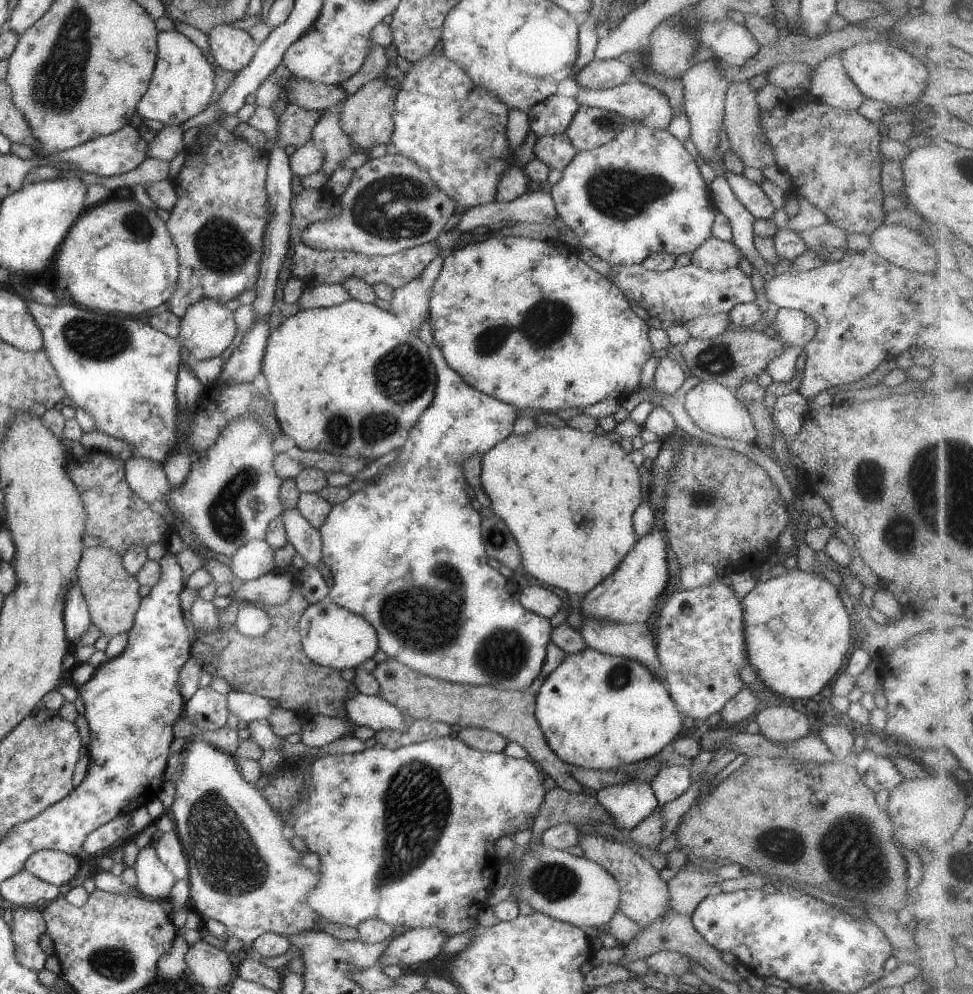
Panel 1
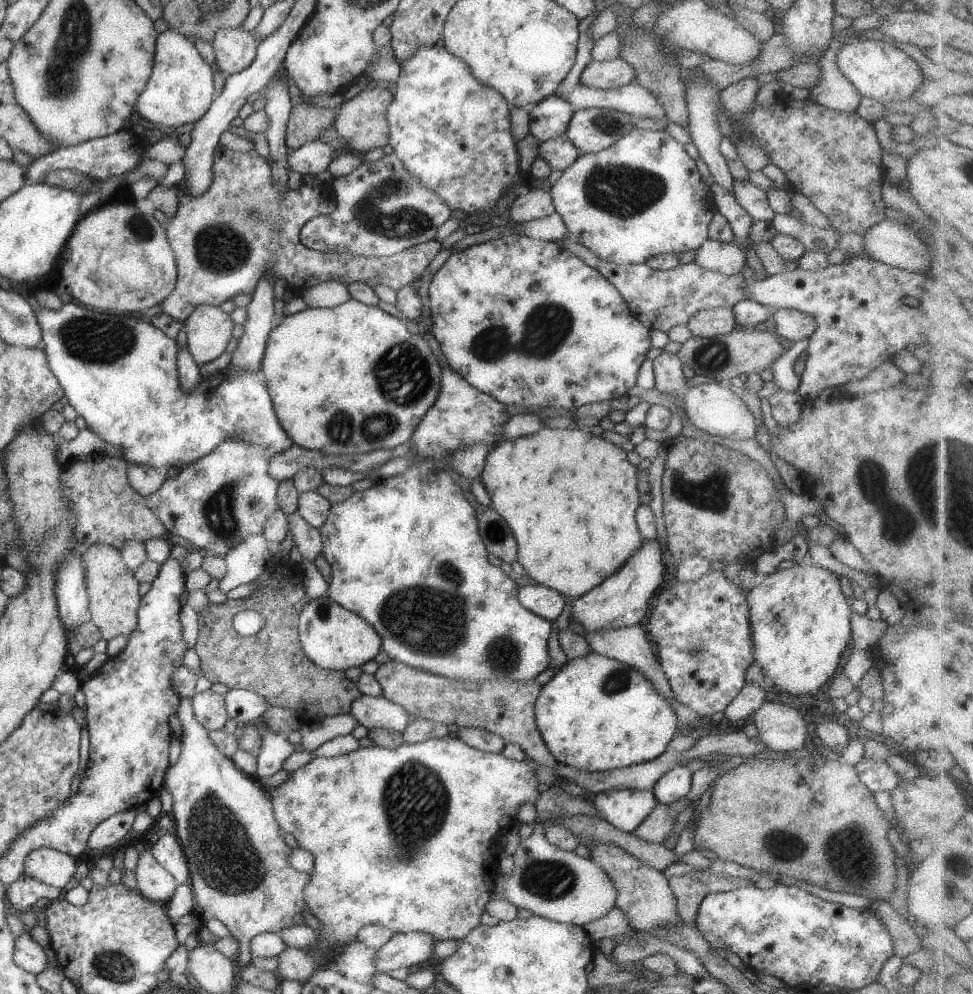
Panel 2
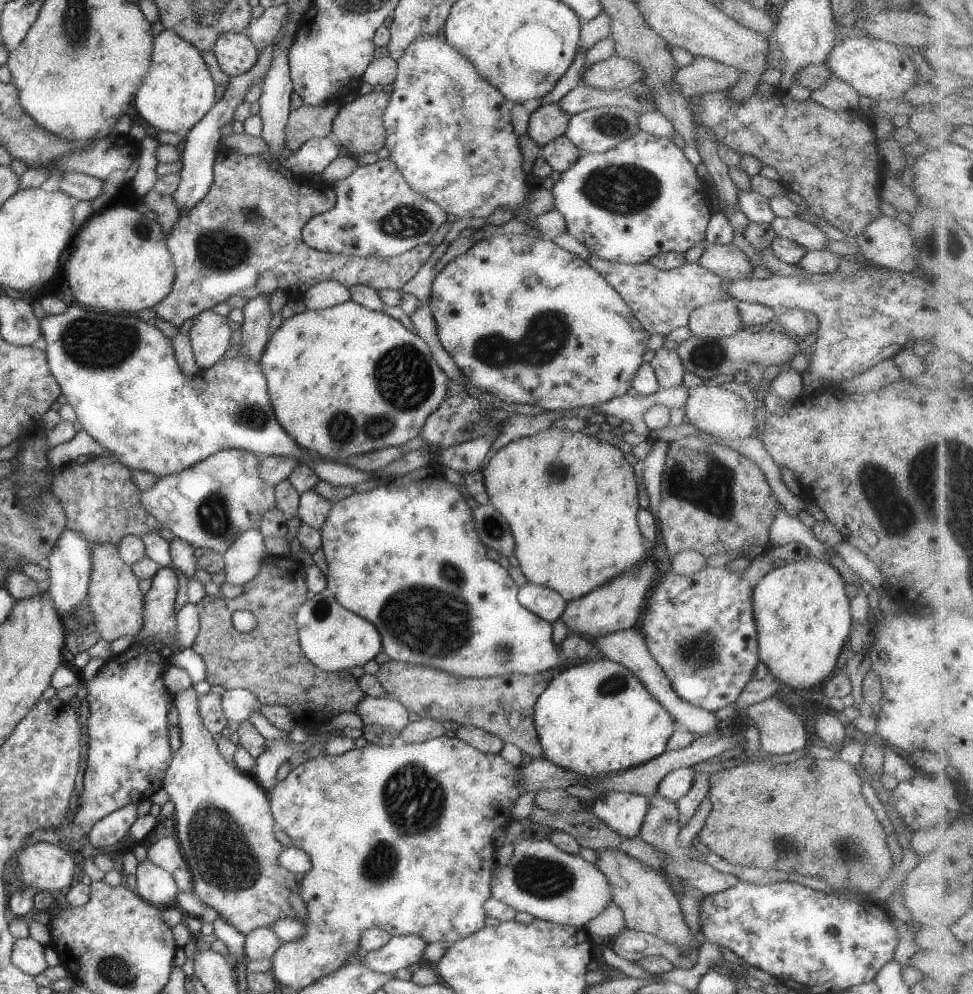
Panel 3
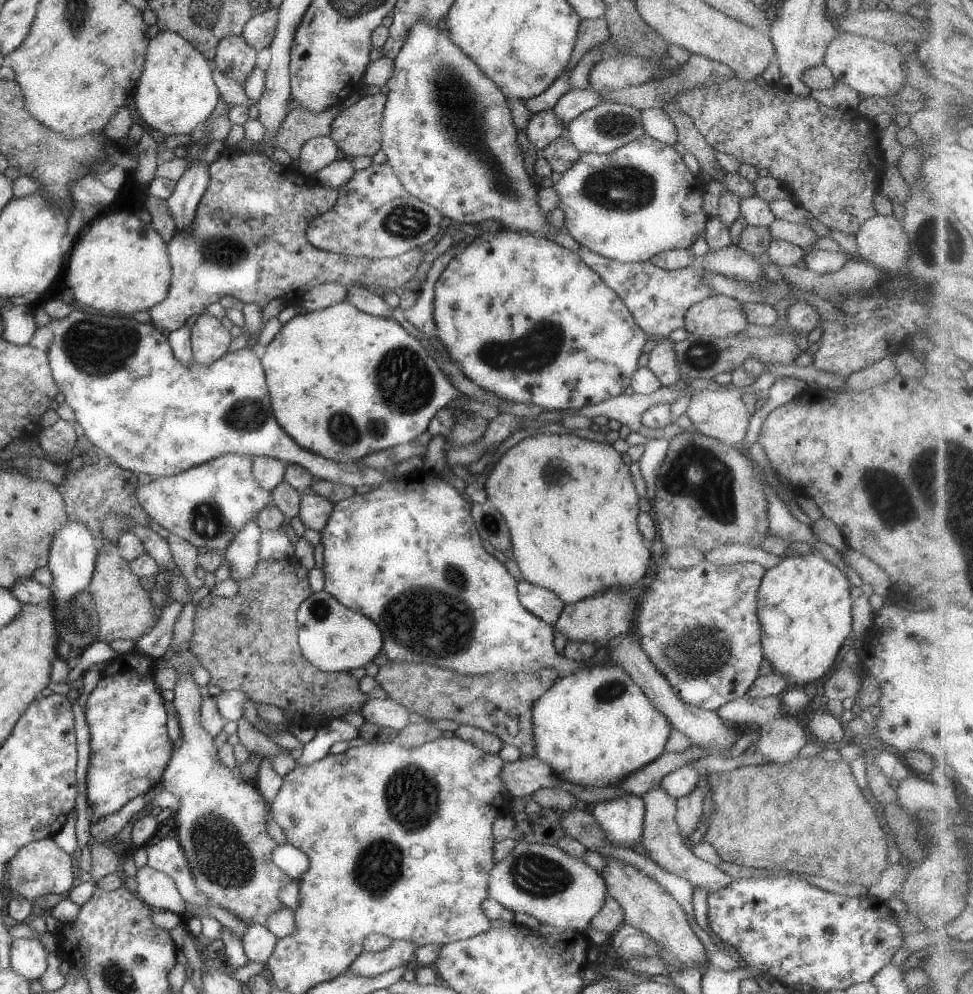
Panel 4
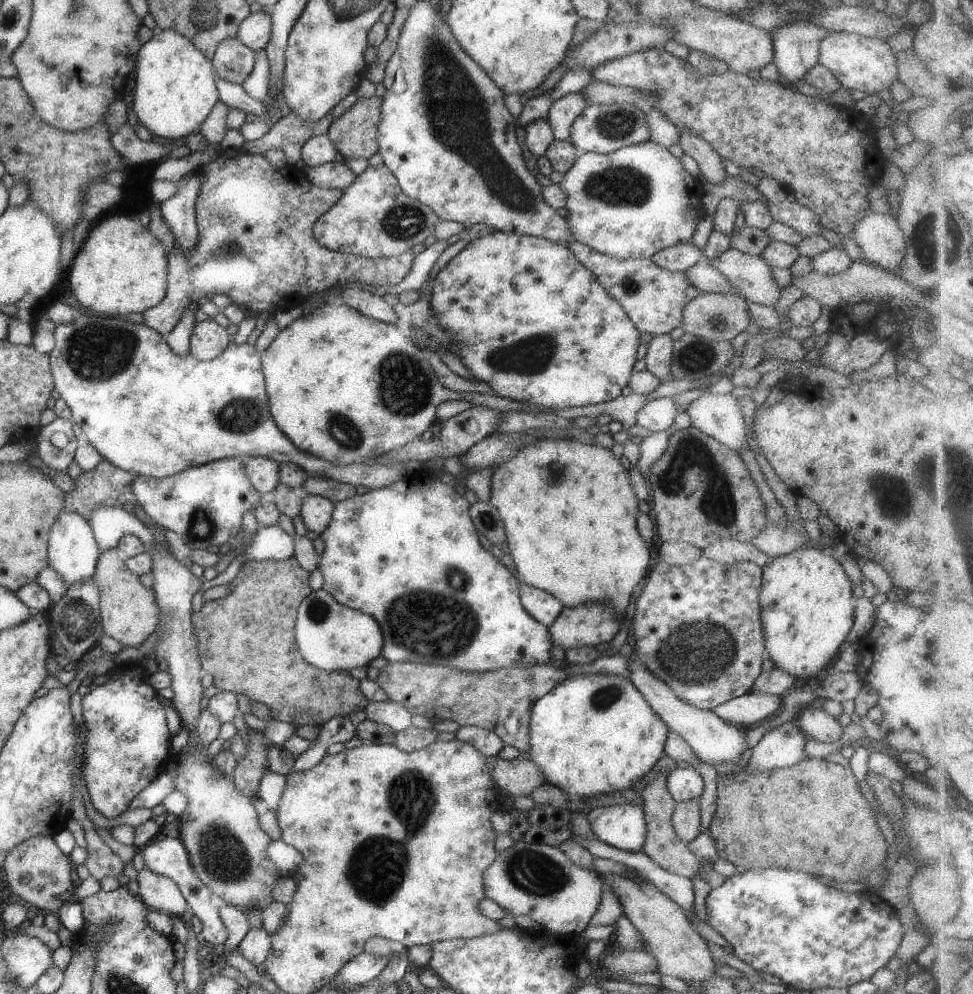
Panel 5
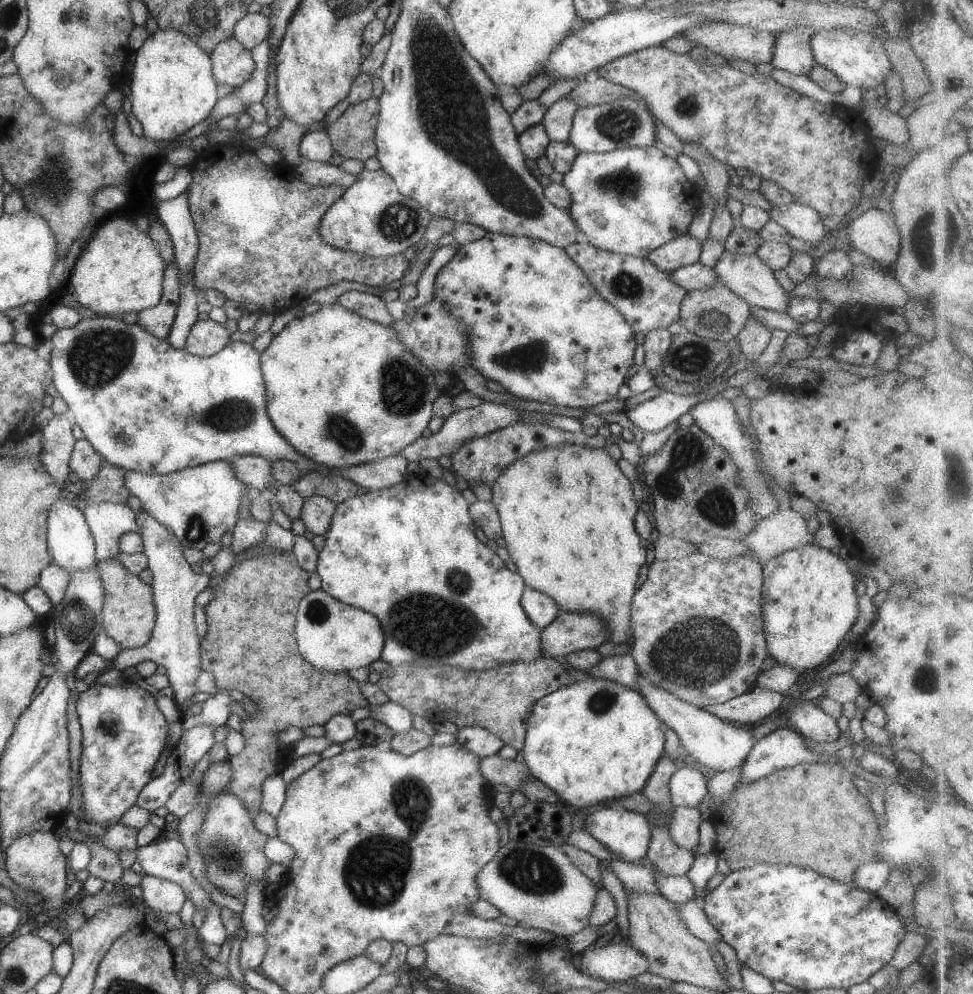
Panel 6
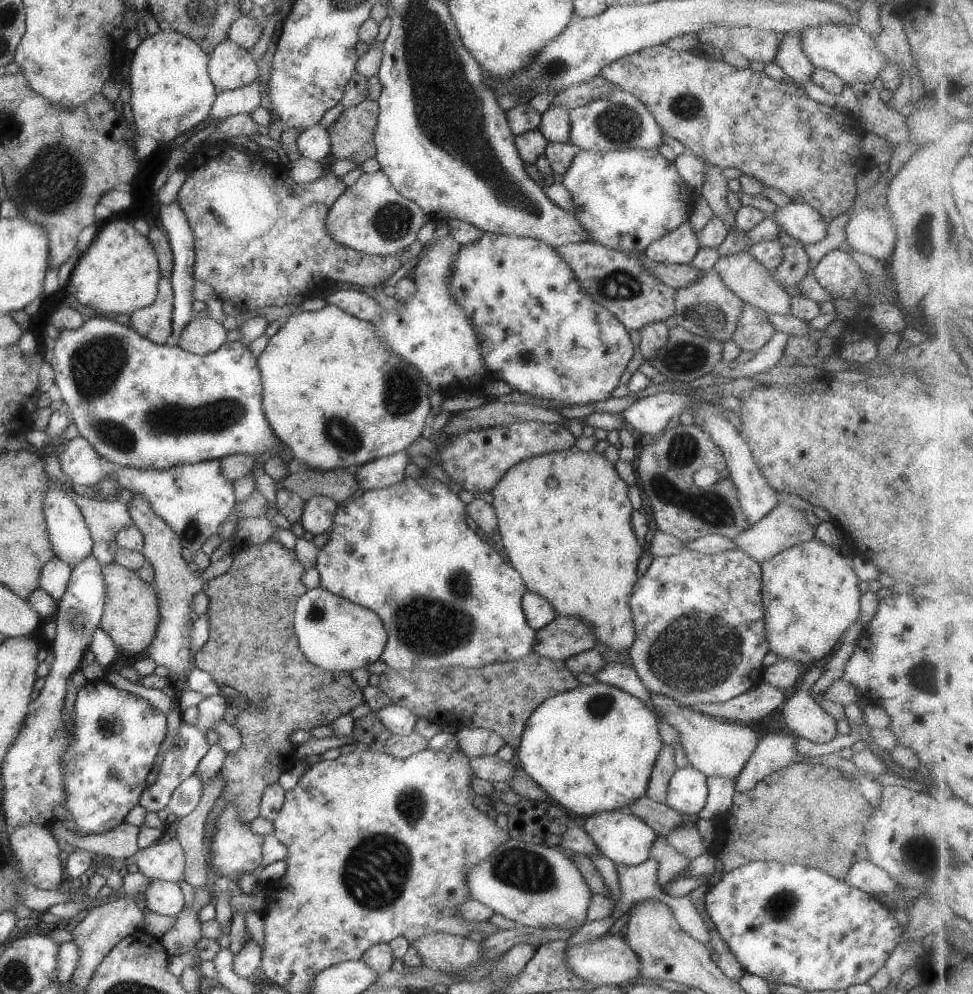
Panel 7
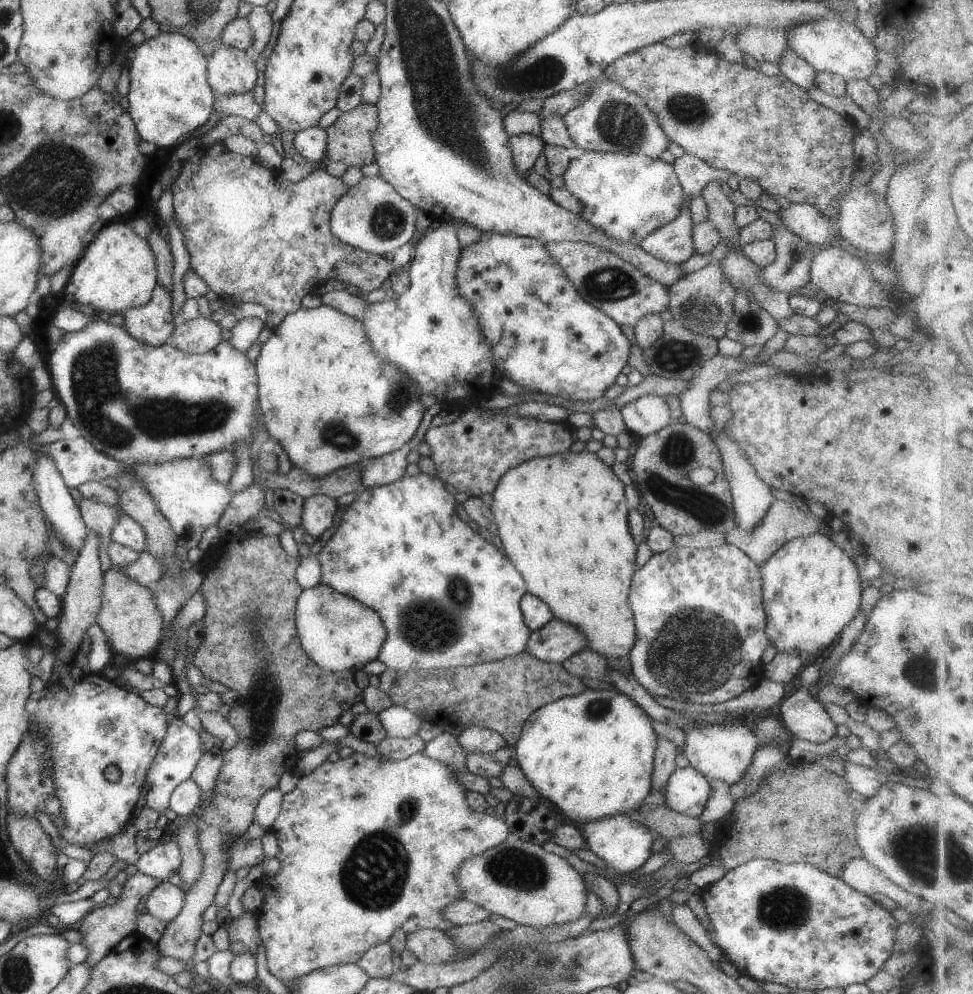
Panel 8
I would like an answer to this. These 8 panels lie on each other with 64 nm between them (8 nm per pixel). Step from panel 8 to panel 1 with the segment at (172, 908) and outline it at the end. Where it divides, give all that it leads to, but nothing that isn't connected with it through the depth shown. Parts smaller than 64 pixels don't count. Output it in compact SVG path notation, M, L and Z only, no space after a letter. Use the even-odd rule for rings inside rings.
M153 844L138 850L132 868L136 876L135 886L141 892L142 897L165 904L176 878L157 858Z

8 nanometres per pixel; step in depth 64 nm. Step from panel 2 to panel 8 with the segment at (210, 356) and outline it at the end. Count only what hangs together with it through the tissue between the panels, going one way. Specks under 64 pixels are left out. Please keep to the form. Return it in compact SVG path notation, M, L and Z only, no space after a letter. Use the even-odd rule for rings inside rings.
M197 317L188 321L179 321L173 327L169 343L177 350L187 354L203 354L213 350L221 342L221 327L212 318Z

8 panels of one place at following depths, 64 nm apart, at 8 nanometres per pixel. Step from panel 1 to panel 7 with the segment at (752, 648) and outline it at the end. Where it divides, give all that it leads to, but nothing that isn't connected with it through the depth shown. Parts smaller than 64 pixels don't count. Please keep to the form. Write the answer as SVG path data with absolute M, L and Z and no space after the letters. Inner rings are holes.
M814 537L781 549L781 552L760 563L760 568L761 602L768 650L777 658L787 658L800 667L809 662L820 664L822 658L837 644L841 634L858 620L861 594L857 585L860 580L853 571L853 563L848 558L843 558L835 548Z

